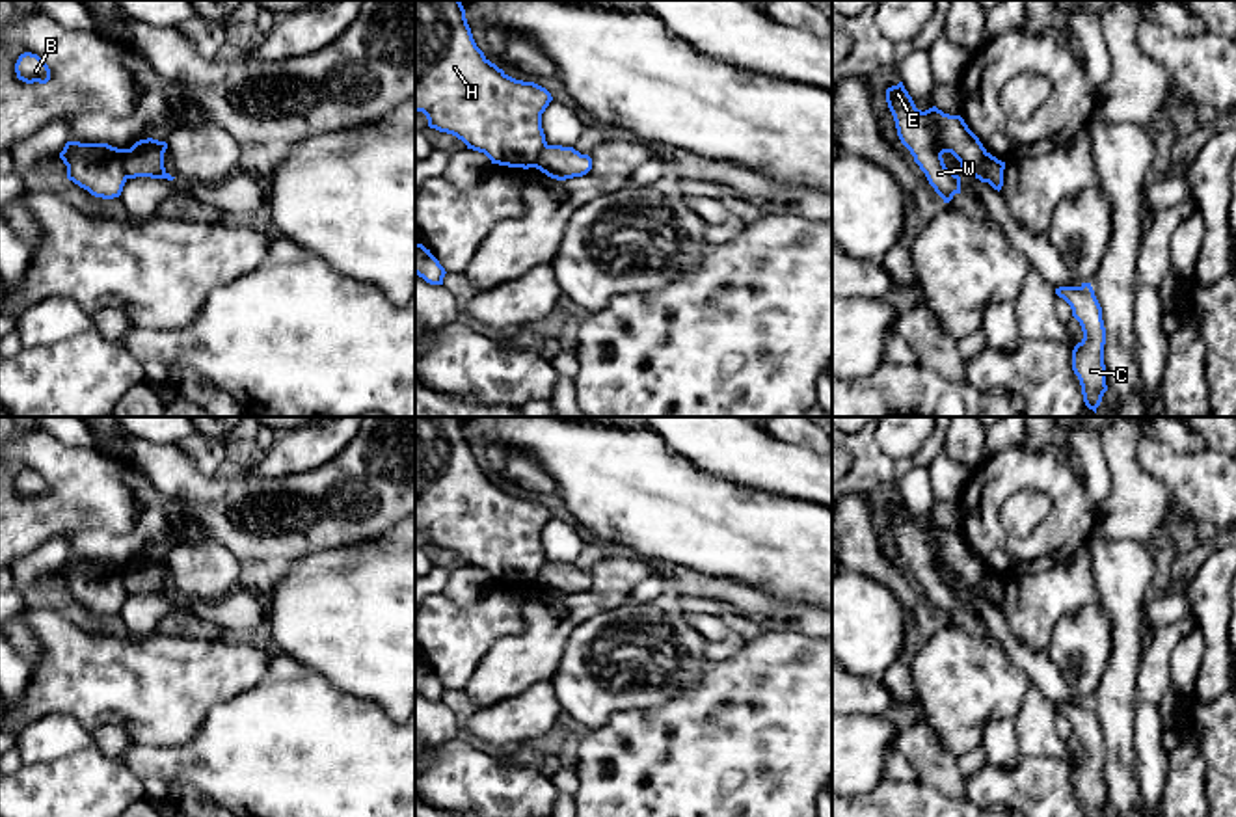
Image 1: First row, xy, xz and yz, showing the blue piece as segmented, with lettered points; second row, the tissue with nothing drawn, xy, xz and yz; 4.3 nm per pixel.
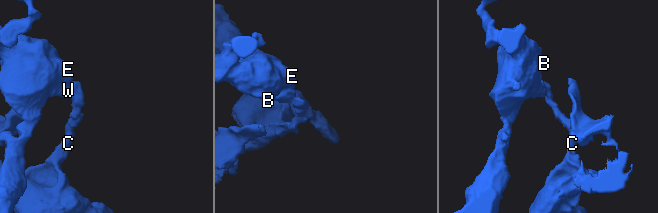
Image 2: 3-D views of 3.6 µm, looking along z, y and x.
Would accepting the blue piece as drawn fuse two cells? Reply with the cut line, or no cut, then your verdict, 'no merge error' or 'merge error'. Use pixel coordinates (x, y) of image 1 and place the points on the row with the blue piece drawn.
cut yz (985, 153), (983, 166), (991, 183); merge error

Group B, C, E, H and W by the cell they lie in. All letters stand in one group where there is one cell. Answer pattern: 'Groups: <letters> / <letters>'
Groups: B E H W / C

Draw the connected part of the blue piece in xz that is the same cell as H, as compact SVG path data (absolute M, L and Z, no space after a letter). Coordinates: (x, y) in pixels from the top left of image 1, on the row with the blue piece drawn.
M415 0L415 112L423 112L428 127L462 140L467 149L484 153L491 164L536 167L547 147L542 114L553 100L551 93L534 84L508 76L477 47L460 0Z

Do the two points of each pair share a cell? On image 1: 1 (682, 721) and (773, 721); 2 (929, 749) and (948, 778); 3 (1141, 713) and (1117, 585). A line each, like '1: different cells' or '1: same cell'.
1: same cell
2: same cell
3: different cells

